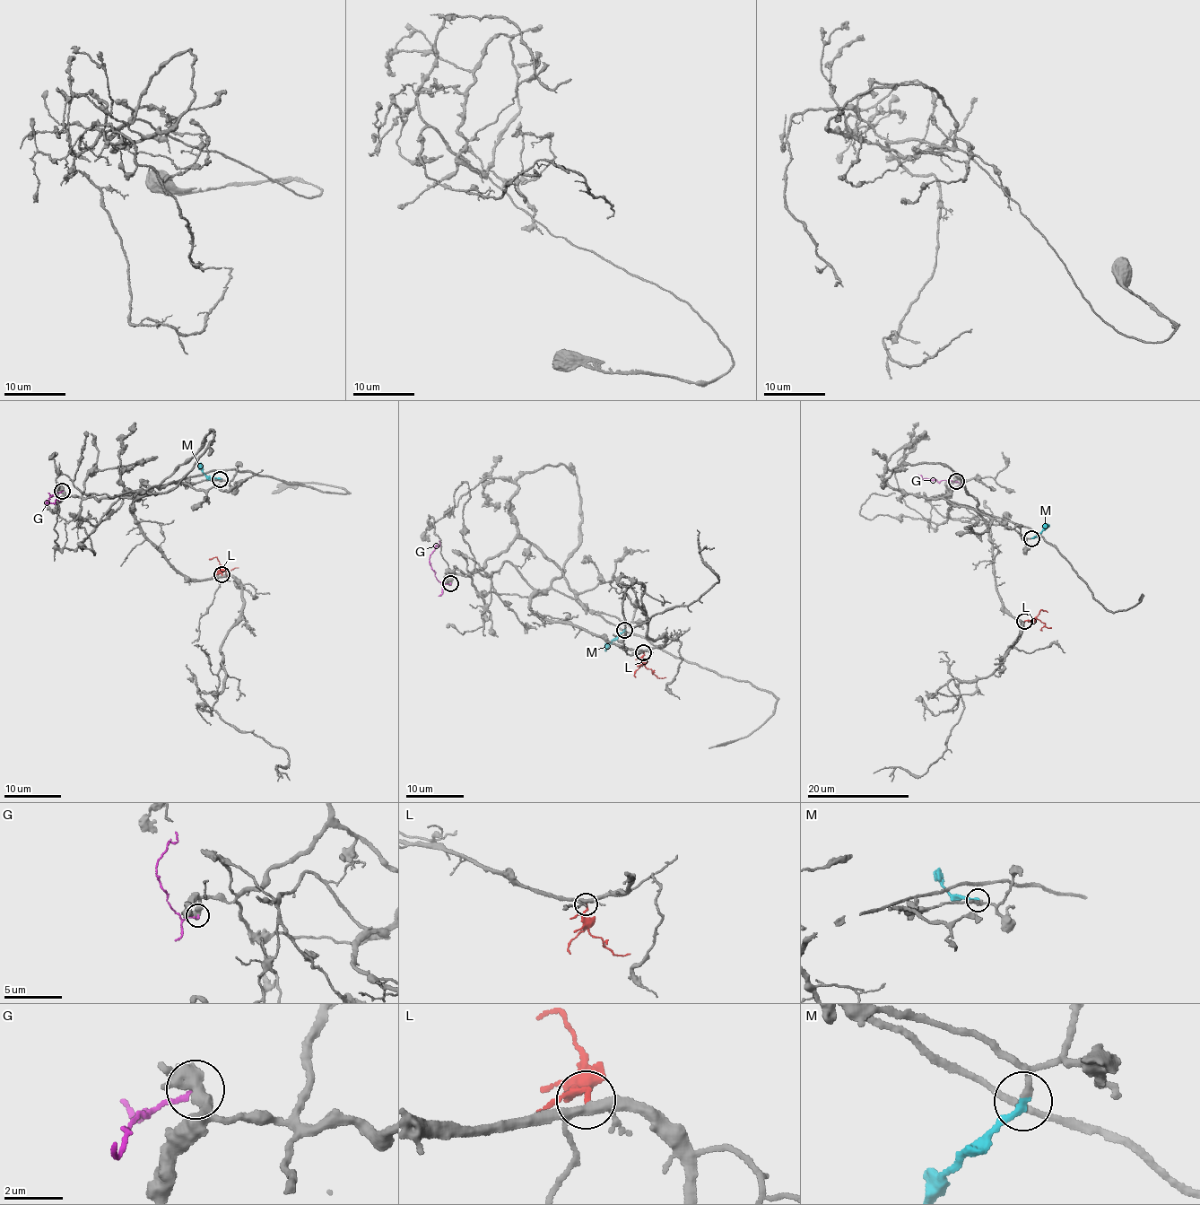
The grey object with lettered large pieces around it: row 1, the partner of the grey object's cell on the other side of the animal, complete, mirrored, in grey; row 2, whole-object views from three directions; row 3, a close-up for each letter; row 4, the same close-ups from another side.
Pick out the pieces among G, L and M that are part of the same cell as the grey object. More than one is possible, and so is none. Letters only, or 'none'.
M

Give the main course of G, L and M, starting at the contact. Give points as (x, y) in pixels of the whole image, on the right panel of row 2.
G: (957, 481), (939, 482), (924, 479), (917, 475)
L: (1024, 621), (1037, 619), (1051, 628)
M: (1031, 538), (1049, 524)

